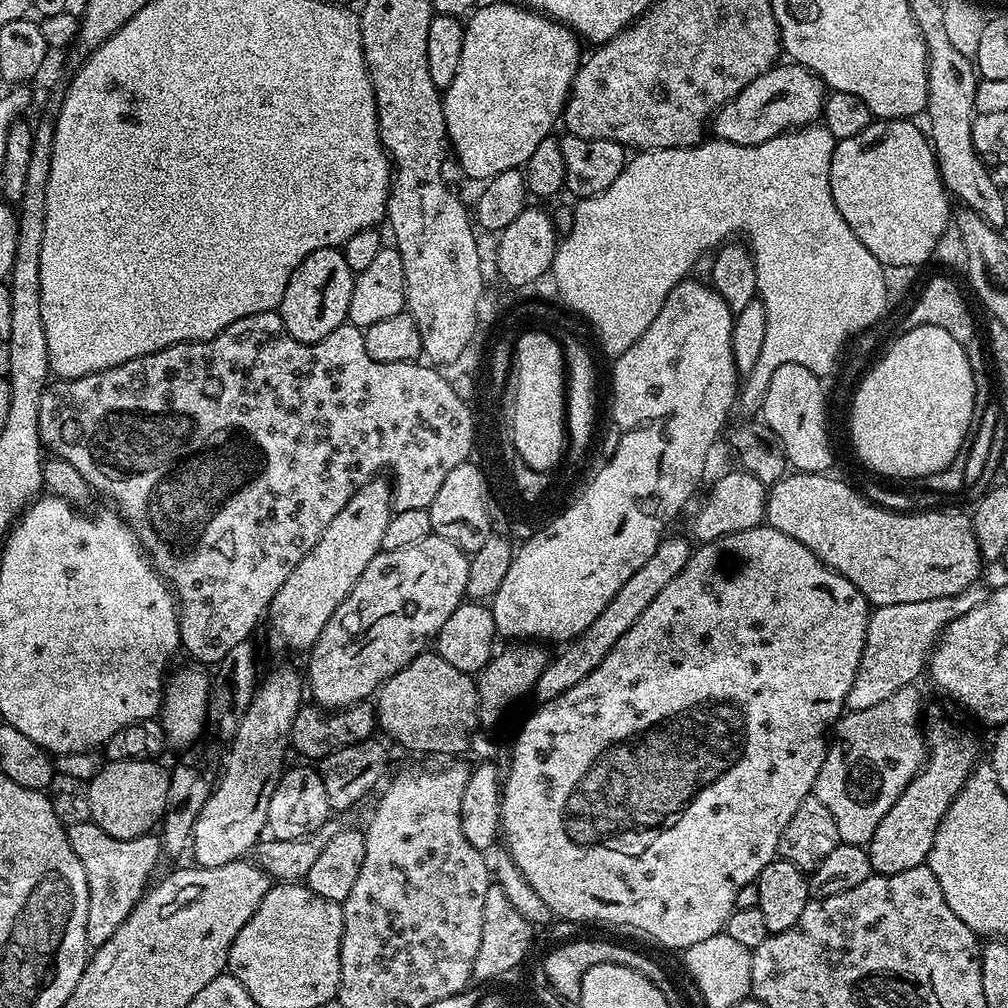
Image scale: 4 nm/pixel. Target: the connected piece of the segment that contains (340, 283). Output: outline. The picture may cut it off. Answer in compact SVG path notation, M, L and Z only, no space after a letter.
M323 248L309 254L296 267L290 282L286 282L286 294L282 294L278 309L289 334L298 342L313 344L345 323L353 279L354 273L350 266L346 266L346 258L340 248Z

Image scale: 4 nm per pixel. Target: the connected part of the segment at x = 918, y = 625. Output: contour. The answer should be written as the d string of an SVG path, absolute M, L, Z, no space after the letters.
M979 583L971 584L966 590L950 598L926 598L926 602L898 602L894 606L873 607L866 626L866 642L862 646L858 674L854 674L854 686L850 686L847 711L870 710L870 706L878 706L878 702L886 702L886 698L898 694L898 690L915 685L916 679L925 675L928 658L936 647L936 641L944 635L944 628L956 618L962 618L962 614L970 614L974 606L983 602L986 592L980 587Z

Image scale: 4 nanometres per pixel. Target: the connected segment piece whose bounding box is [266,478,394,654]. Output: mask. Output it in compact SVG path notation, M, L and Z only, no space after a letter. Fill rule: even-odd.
M374 478L366 482L334 514L334 522L322 530L322 538L294 566L290 578L282 582L282 590L274 594L266 613L268 624L268 644L276 652L307 653L322 634L326 622L330 622L330 614L338 610L338 606L350 594L350 590L362 578L362 570L370 566L370 558L374 558L382 550L382 537L386 534L386 526L390 526L390 518L394 511L392 506L392 485L387 479Z

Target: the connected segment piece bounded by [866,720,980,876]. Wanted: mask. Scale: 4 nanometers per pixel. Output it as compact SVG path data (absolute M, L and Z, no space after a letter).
M932 720L926 724L926 756L923 768L920 773L908 783L906 790L886 810L886 818L878 822L874 834L868 839L866 845L870 854L870 866L877 876L889 876L890 874L902 874L902 870L914 870L914 866L925 863L930 854L930 846L934 846L934 834L954 798L962 790L966 778L972 773L978 763L980 748L976 740L968 732L963 732L956 724L948 720Z

